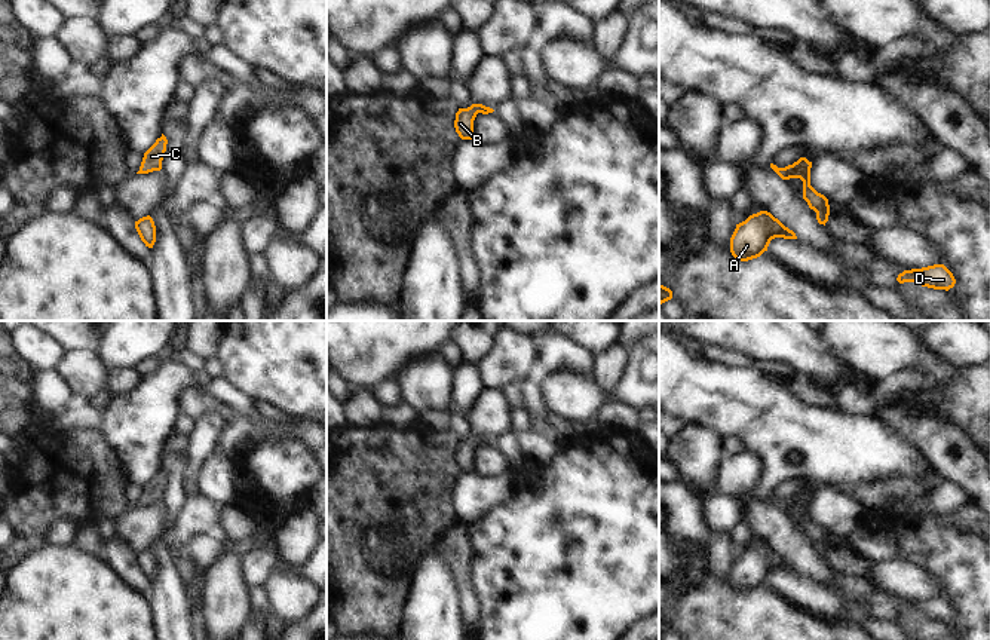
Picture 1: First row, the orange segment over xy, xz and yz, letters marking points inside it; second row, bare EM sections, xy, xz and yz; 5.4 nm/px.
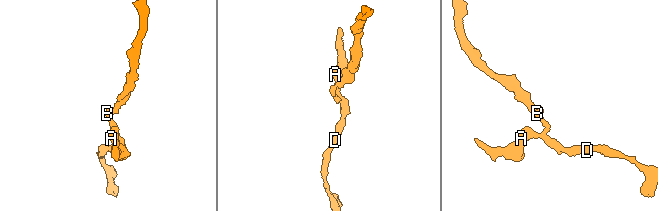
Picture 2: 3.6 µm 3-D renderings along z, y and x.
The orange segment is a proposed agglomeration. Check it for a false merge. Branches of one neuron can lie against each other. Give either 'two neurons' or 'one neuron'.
one neuron

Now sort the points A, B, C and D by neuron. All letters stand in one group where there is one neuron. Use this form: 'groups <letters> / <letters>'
groups A B C D

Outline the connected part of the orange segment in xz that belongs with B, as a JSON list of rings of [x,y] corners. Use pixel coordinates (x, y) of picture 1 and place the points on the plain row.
[[[472,437],[468,441],[459,441],[456,445],[454,460],[462,472],[473,472],[473,453],[478,445],[488,447],[494,443],[482,437]]]

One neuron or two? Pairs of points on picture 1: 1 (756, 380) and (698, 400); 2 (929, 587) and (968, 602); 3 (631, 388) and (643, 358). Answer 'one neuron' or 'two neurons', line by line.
1: one neuron
2: two neurons
3: one neuron

